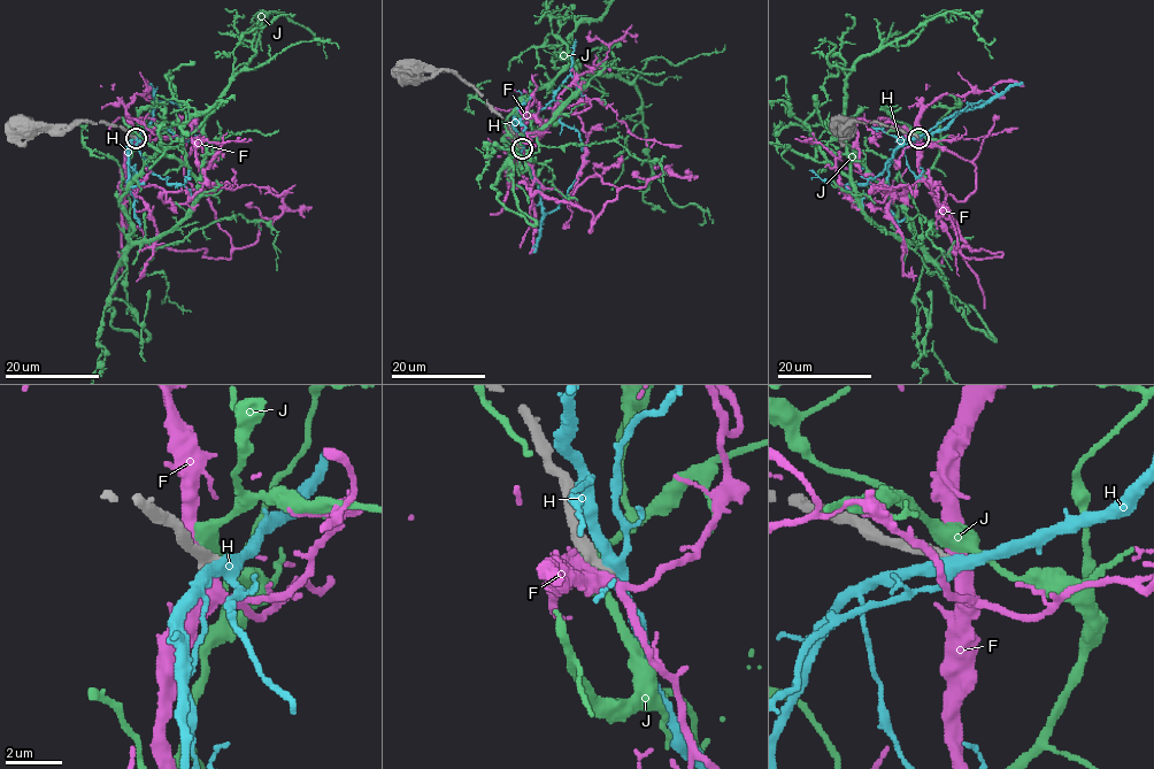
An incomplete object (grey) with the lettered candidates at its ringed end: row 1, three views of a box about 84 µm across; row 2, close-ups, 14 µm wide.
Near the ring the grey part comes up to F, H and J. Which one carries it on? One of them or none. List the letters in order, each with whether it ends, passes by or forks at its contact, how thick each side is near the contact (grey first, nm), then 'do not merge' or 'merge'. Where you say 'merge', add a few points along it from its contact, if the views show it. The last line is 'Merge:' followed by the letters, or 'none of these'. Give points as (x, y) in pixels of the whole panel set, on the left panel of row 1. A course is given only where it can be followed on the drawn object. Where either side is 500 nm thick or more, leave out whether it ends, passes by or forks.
F: it passes by; calibres 480 and 460 nm; do not merge
H: it forks; calibres 420 and 400 nm; do not merge
J: calibres 380 and 550 nm; do not merge
Merge: none of these

